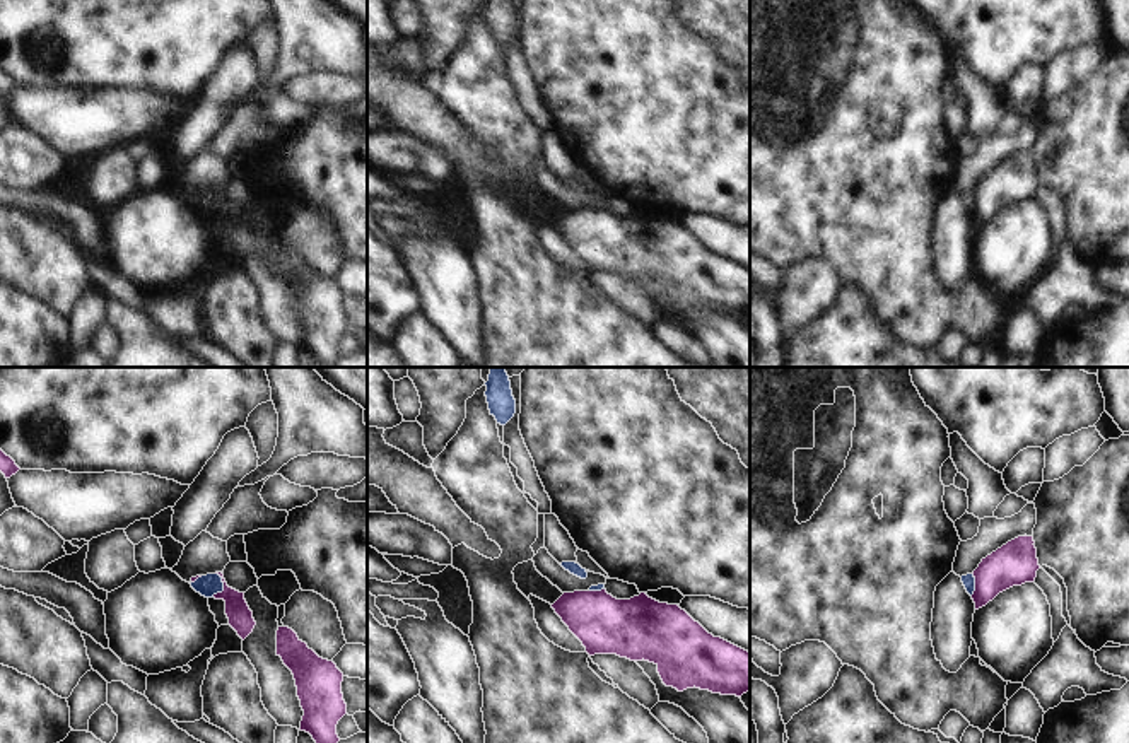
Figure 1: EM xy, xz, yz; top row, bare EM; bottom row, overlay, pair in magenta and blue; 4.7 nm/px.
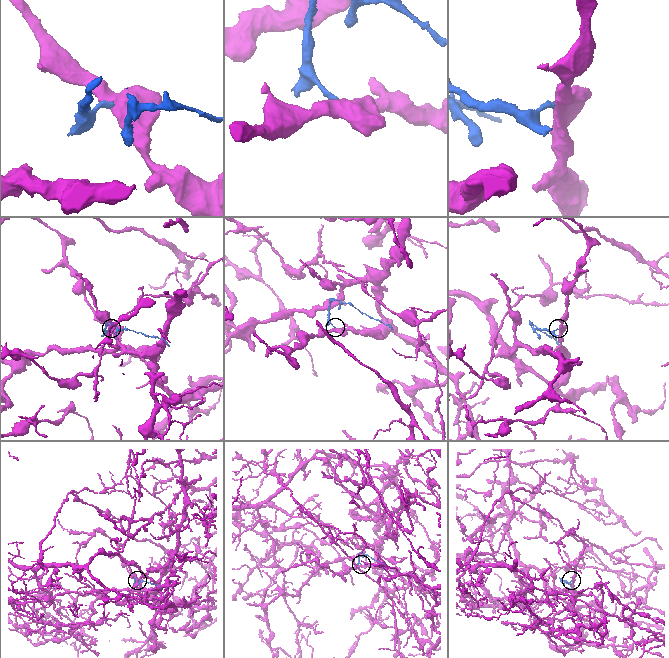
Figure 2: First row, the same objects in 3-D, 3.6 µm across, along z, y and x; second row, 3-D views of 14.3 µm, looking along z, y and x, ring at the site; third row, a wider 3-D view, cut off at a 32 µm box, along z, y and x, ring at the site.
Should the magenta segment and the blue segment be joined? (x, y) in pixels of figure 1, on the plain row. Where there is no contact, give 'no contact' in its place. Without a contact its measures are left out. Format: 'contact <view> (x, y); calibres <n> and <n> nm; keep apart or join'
contact xy (224, 204); calibres 120 and 100 nm; keep apart

